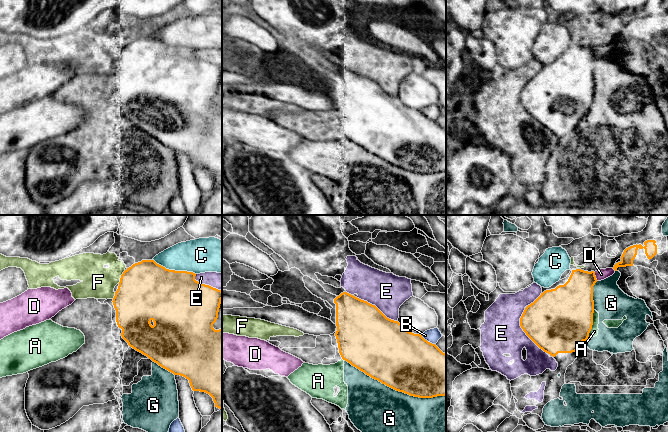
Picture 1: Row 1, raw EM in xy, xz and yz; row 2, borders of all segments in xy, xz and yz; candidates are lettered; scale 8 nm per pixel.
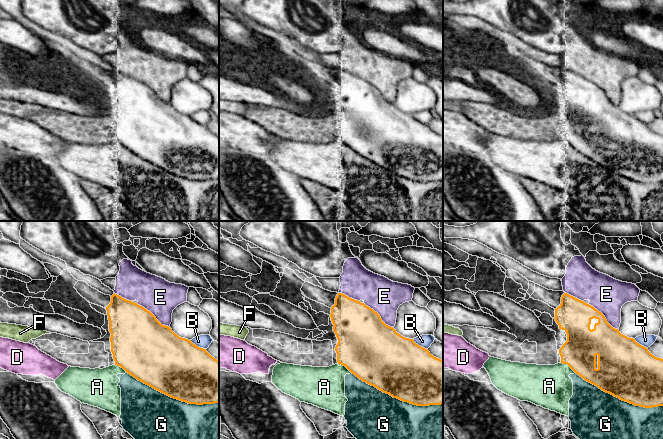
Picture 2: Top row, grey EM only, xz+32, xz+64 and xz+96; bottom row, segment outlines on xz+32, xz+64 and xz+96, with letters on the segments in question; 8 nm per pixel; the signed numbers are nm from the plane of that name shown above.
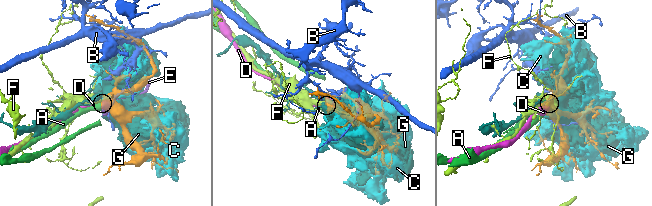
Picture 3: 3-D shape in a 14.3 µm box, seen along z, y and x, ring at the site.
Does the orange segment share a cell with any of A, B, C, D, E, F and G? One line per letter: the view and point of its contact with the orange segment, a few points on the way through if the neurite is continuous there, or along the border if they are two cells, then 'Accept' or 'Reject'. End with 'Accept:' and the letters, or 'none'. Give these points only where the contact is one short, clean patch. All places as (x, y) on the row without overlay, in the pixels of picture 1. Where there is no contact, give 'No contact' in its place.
A: Touches orange at yz (592, 99). Accept
B: Touches orange at xz (427, 117). Reject
C: Touches orange at xy (174, 46). Reject
D: Touches orange at yz (595, 52). Reject
E: Touches orange at yz (523, 106). Reject
F: Touches orange at xy (121, 52). Reject
G: Touches orange at xz (395, 165). Reject
Accept: A

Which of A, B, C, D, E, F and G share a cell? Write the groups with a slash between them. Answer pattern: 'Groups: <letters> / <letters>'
Groups: A / B / C D / E / F / G

